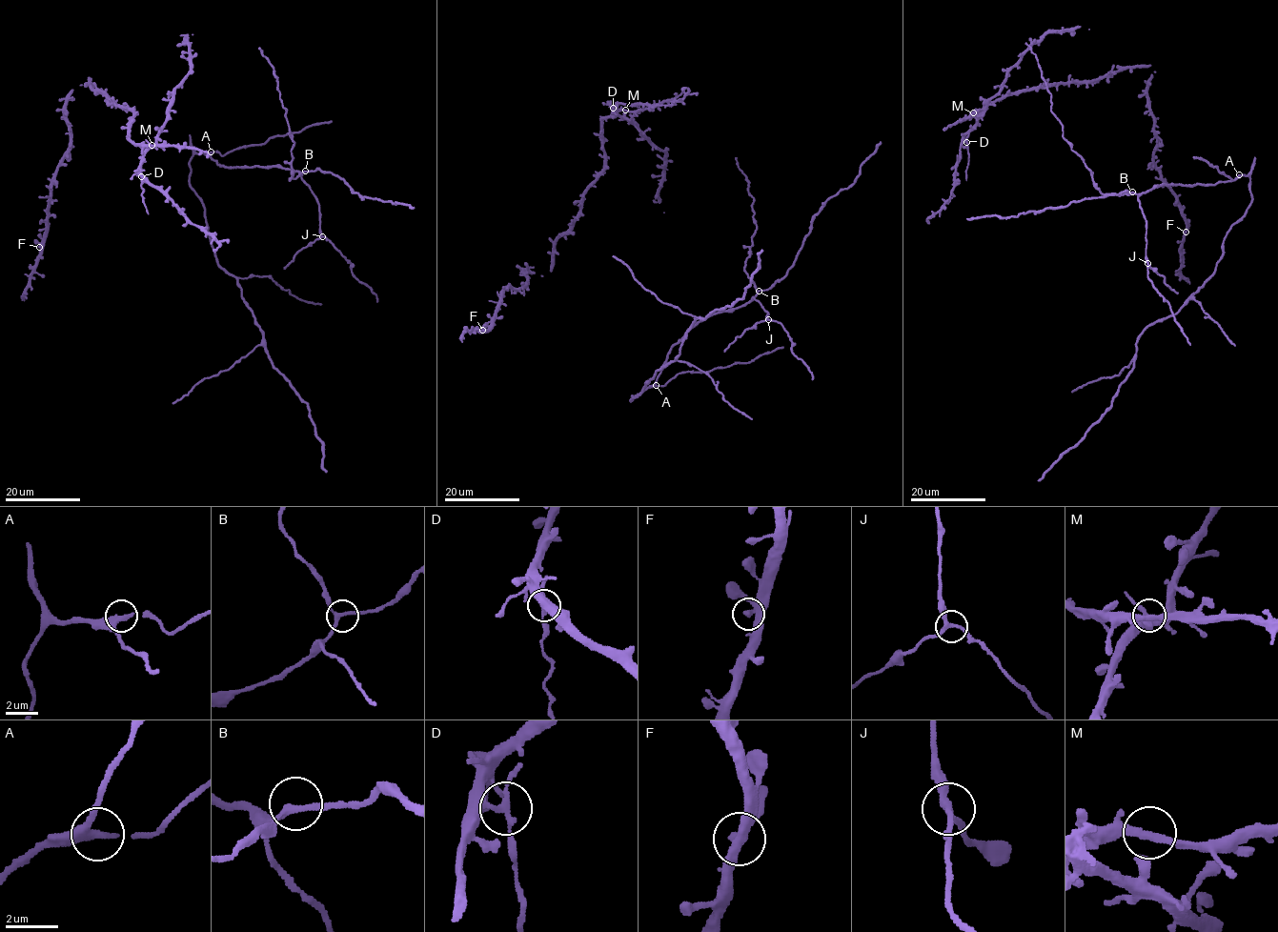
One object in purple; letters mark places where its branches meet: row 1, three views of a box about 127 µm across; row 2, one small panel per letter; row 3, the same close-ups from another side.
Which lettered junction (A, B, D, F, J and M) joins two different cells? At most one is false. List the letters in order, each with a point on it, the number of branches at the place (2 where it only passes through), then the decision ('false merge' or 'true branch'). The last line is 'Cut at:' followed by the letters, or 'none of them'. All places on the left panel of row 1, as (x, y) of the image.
A: (211, 151) | 3 | true branch
B: (305, 171) | 3 | true branch
D: (141, 176) | 3 | false merge
F: (39, 247) | 3 | true branch
J: (322, 236) | 3 | true branch
M: (152, 145) | 3 | true branch
Cut at: D

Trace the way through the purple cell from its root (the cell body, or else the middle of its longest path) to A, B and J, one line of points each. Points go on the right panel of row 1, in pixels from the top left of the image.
A: (1051, 102), (1064, 139), (1103, 193), (1143, 193), (1172, 183), (1213, 185), (1239, 174)
B: (1051, 102), (1050, 111), (1063, 126), (1064, 139), (1091, 172), (1094, 186), (1103, 193), (1120, 195), (1132, 192)
J: (1051, 102), (1064, 139), (1091, 172), (1094, 186), (1103, 193), (1137, 194), (1146, 223), (1147, 263)

